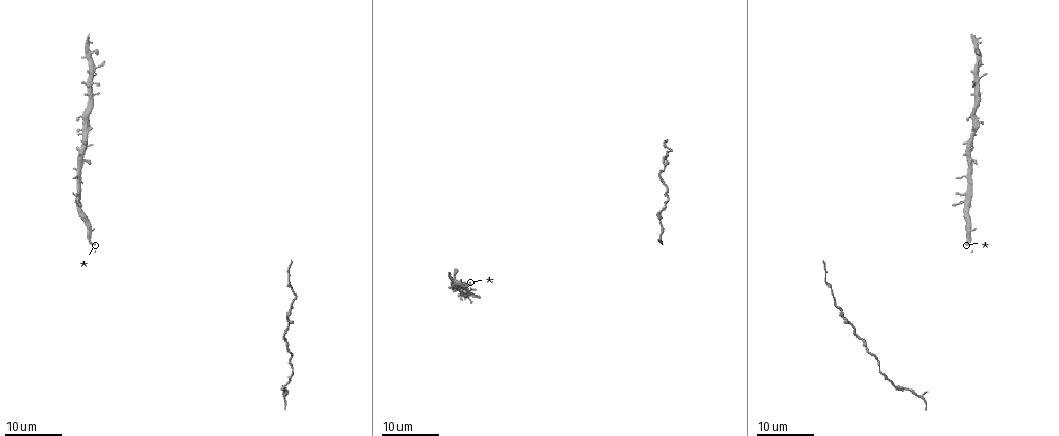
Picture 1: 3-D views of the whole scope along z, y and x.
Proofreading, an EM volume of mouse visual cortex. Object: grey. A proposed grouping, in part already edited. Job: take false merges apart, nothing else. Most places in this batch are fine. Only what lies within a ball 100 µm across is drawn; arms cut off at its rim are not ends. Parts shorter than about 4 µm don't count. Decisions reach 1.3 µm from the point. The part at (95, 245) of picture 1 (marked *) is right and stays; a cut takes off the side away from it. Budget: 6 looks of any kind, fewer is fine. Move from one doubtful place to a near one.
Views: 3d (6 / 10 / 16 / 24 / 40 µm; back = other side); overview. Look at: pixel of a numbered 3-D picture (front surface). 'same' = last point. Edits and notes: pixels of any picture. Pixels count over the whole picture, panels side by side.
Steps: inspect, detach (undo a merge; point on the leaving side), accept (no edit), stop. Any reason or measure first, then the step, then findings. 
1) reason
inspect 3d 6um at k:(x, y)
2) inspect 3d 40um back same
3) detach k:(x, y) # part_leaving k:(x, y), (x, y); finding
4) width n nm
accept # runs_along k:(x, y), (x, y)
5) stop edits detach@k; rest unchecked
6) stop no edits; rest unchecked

inspect 3d 24um at 1:(857, 337)

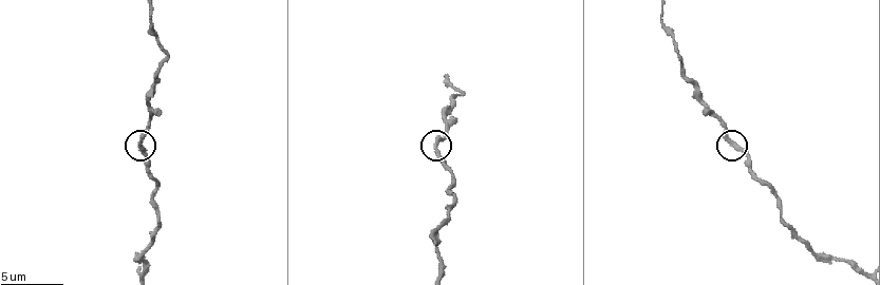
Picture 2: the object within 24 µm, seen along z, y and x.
inspect 3d 10um at 2:(732, 144)

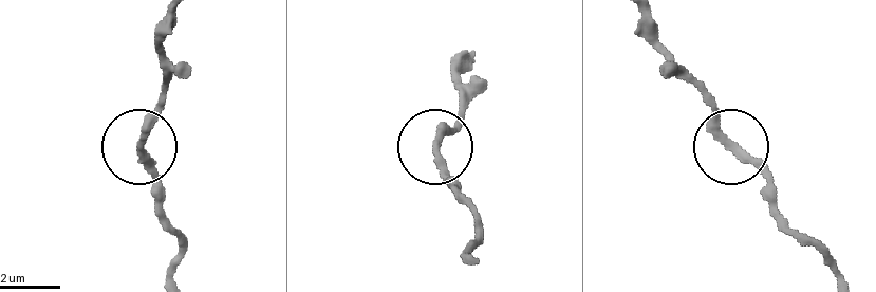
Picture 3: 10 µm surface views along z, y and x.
accept # continuous, no second neuron

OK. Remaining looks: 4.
sudden change in width
inspect 3d 10um at 2:(145, 247)

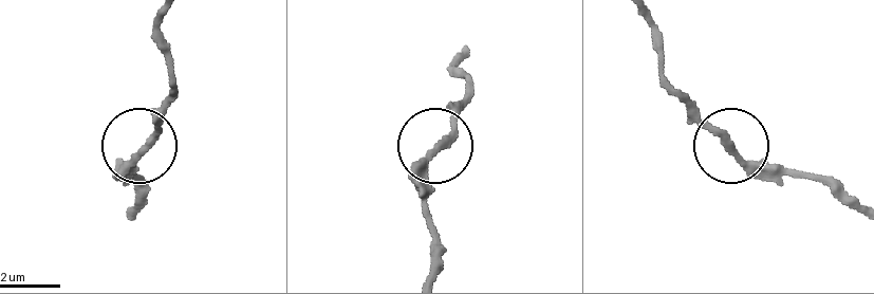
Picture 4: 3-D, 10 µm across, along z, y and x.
accept # continuous, no second neuron

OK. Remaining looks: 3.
sudden change in width
inspect 3d 6um at 2:(453, 102)

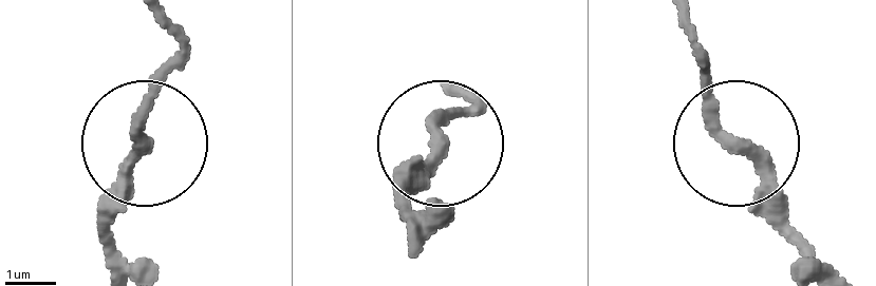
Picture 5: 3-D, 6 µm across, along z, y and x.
accept # all the same neuron

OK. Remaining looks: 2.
stop no edits; rest unchecked

